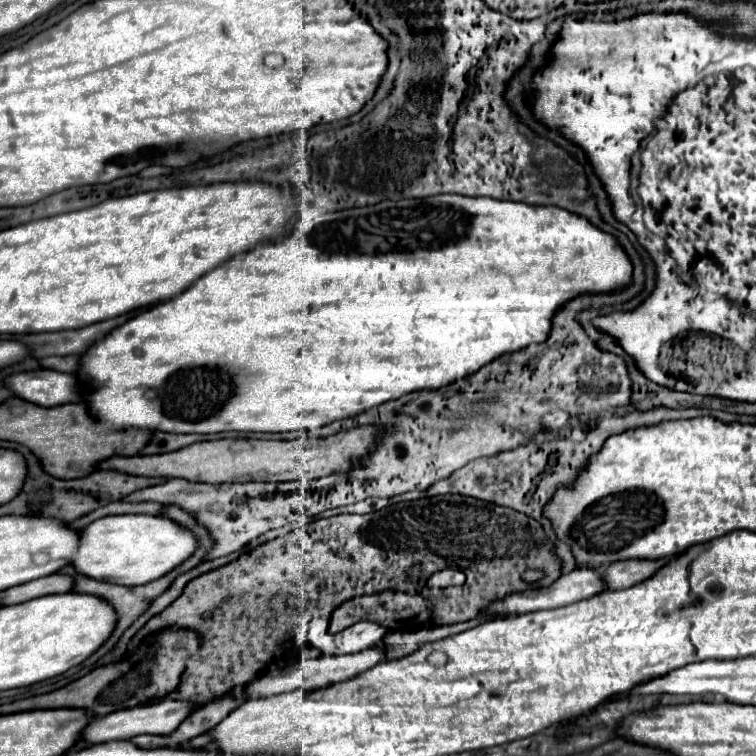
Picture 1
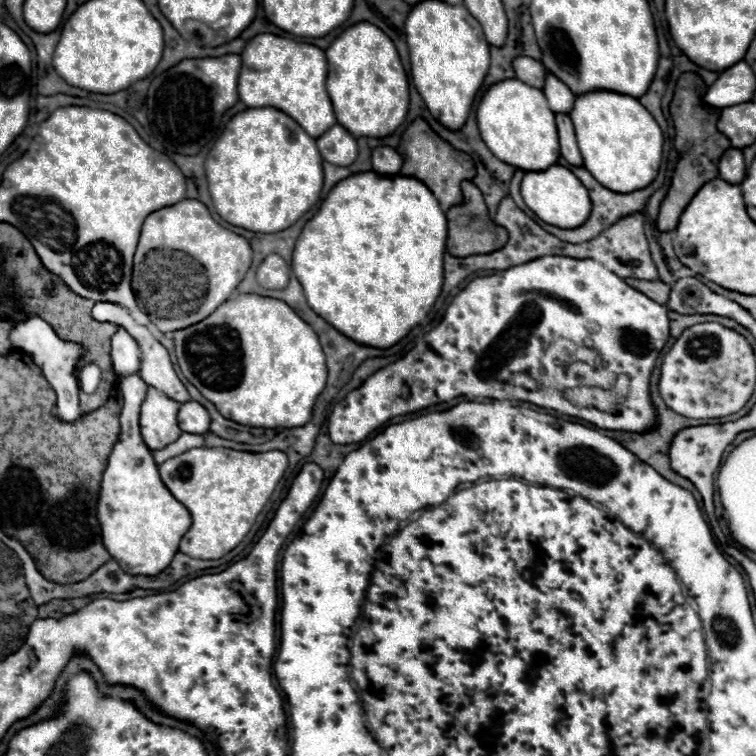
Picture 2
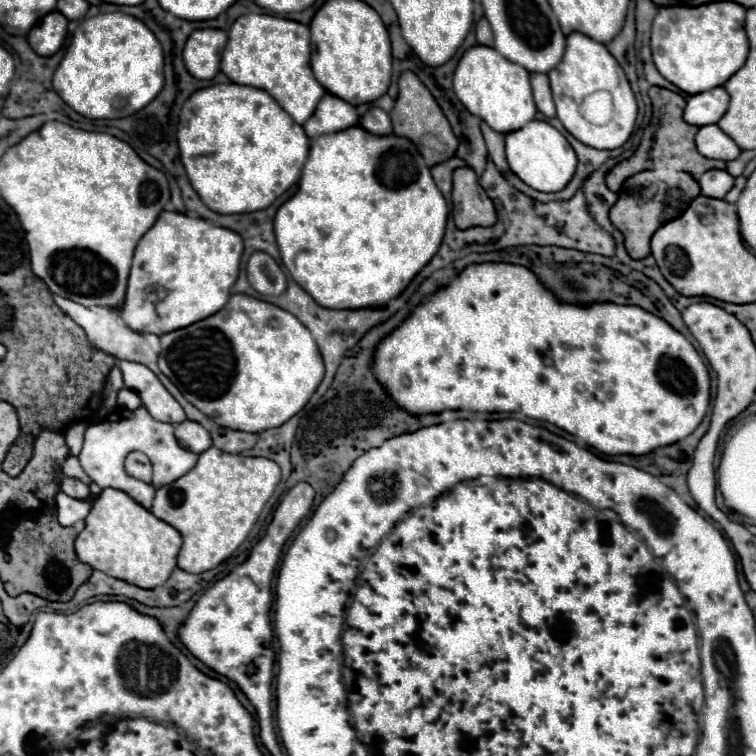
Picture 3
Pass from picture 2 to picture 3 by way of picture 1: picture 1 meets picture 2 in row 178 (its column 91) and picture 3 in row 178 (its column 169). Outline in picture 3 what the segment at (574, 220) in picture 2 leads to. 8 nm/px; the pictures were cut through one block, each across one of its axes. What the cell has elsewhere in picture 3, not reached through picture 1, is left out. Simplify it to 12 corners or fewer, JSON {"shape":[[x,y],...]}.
{"shape":[[540,120],[506,134],[510,170],[546,194],[564,190],[578,158]]}

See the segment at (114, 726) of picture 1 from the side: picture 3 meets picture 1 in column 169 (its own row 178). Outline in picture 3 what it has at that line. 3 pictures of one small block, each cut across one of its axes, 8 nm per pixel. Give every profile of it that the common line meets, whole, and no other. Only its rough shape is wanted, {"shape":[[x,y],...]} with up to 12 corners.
{"shape":[[726,170],[698,178],[704,196],[724,198],[734,184]]}

